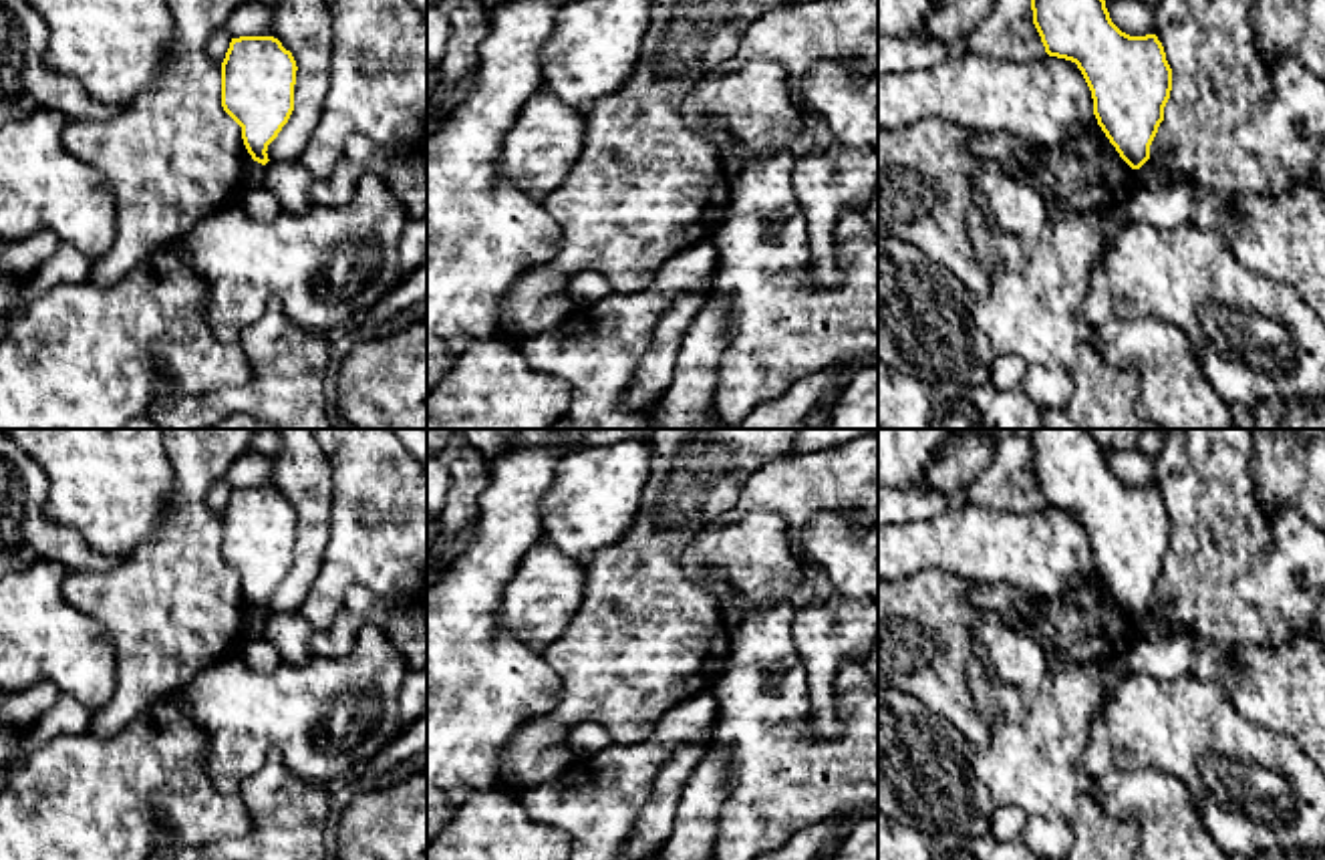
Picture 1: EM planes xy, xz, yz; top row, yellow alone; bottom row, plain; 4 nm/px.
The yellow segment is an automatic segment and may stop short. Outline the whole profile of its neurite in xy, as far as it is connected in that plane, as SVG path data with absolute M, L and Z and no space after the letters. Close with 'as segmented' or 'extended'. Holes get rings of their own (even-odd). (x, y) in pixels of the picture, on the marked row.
M274 36L232 38L222 62L222 107L242 127L242 139L254 161L266 165L268 145L294 111L296 60Z; as segmented

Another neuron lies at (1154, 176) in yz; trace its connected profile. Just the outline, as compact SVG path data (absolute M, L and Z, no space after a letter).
M1150 157L1142 167L1142 187L1150 191L1172 187L1182 181L1182 175L1162 165L1156 157Z

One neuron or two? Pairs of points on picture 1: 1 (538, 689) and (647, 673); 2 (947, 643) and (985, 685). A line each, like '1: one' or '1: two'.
1: two
2: two

